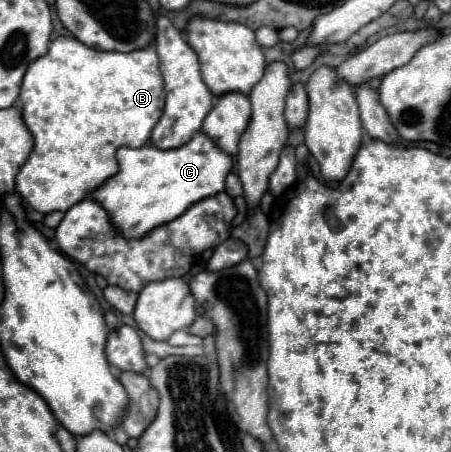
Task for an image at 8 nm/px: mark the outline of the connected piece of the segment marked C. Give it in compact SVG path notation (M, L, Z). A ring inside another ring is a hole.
M197 132L187 144L183 144L179 148L171 148L171 150L161 150L161 148L155 148L153 144L147 144L141 148L123 146L117 150L117 162L119 162L119 172L113 178L109 178L101 188L97 188L91 194L91 198L101 202L101 206L111 214L115 228L123 236L129 236L129 238L145 236L145 232L149 232L149 228L155 228L157 224L167 224L169 220L175 220L177 216L181 216L181 212L185 212L197 200L215 196L217 192L223 192L225 178L233 168L233 156L225 154L215 144L215 140L211 140L205 132Z

